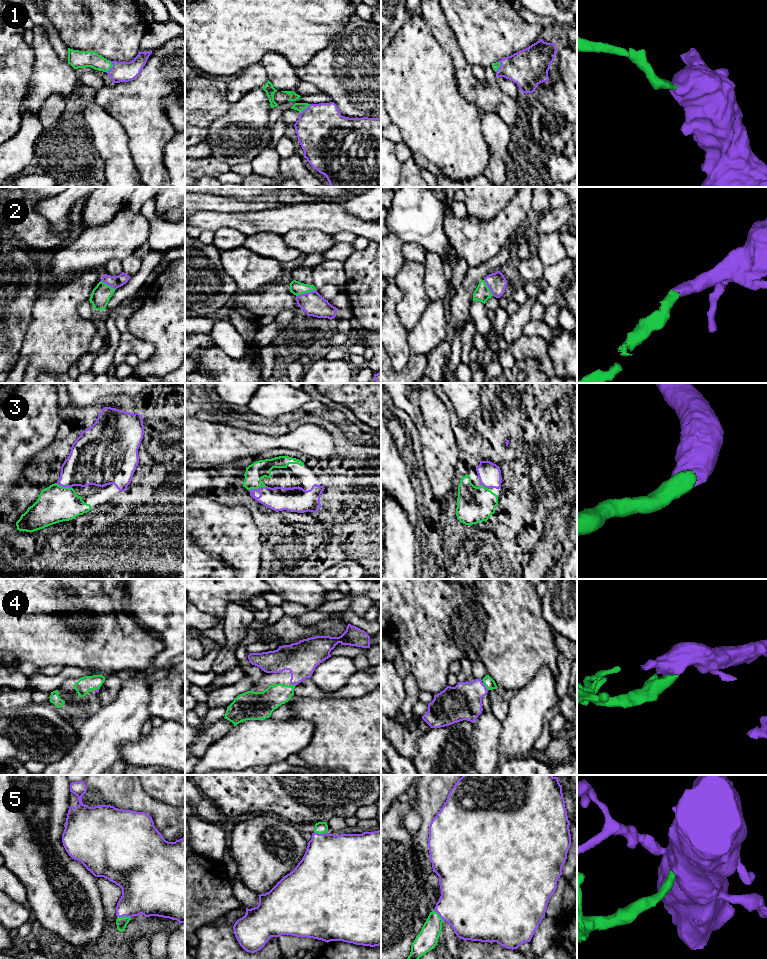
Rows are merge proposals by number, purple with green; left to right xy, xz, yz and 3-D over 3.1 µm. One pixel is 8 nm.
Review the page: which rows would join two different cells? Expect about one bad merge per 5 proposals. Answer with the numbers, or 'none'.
none

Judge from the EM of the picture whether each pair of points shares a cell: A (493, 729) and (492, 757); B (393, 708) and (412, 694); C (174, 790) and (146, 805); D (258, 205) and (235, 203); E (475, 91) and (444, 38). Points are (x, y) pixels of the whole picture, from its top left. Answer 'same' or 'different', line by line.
A: same
B: different
C: different
D: same
E: same

